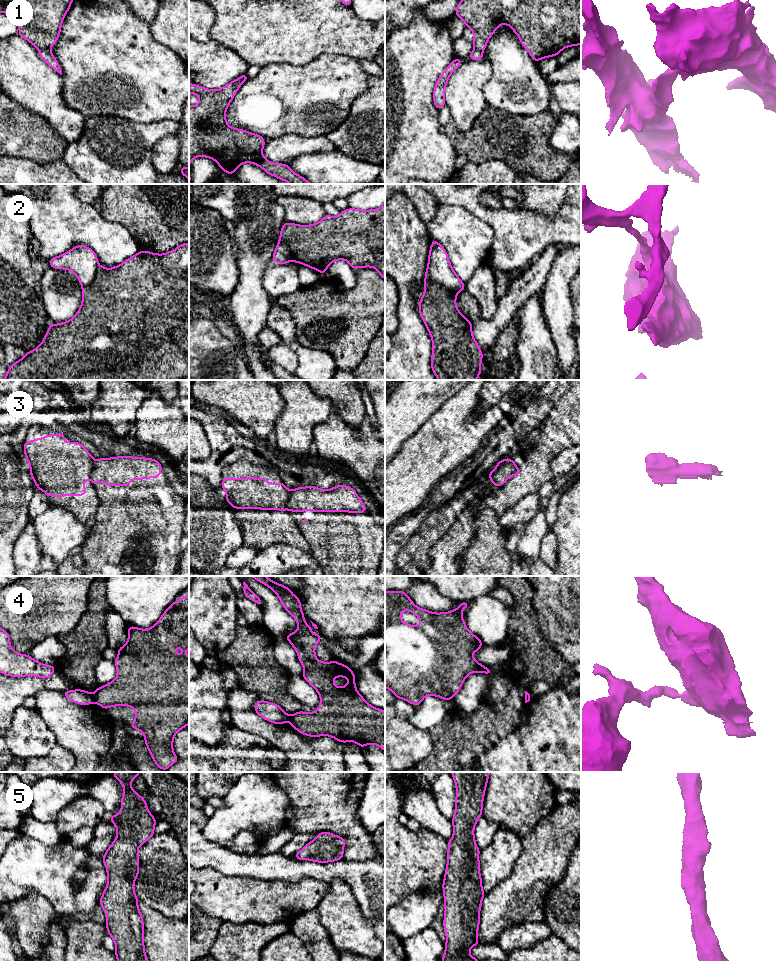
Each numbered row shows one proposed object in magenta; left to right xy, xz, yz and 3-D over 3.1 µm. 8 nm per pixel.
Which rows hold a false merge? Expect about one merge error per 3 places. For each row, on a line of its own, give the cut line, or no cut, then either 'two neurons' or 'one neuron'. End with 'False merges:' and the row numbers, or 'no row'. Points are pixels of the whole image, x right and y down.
1: xy (49, 48), (43, 48), (39, 51) | two neurons
2: yz (425, 278), (439, 282), (457, 293) | two neurons
3: xy (95, 461), (90, 478) | two neurons
4: xy (92, 694), (95, 701) | two neurons
5: no cut | one neuron
False merges: 1, 2, 3, 4

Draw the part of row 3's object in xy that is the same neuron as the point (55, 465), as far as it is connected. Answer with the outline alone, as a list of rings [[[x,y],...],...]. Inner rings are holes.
[[[64,433],[50,434],[26,441],[24,454],[30,464],[30,474],[38,490],[47,496],[86,496],[84,482],[91,479],[95,461],[86,448],[78,442],[66,442]]]

